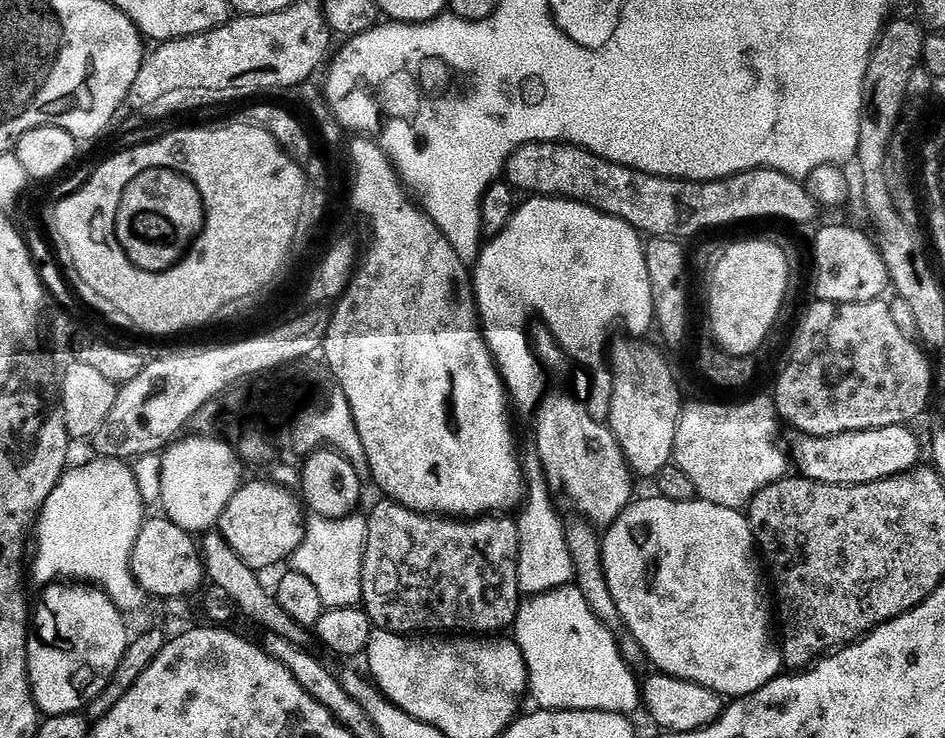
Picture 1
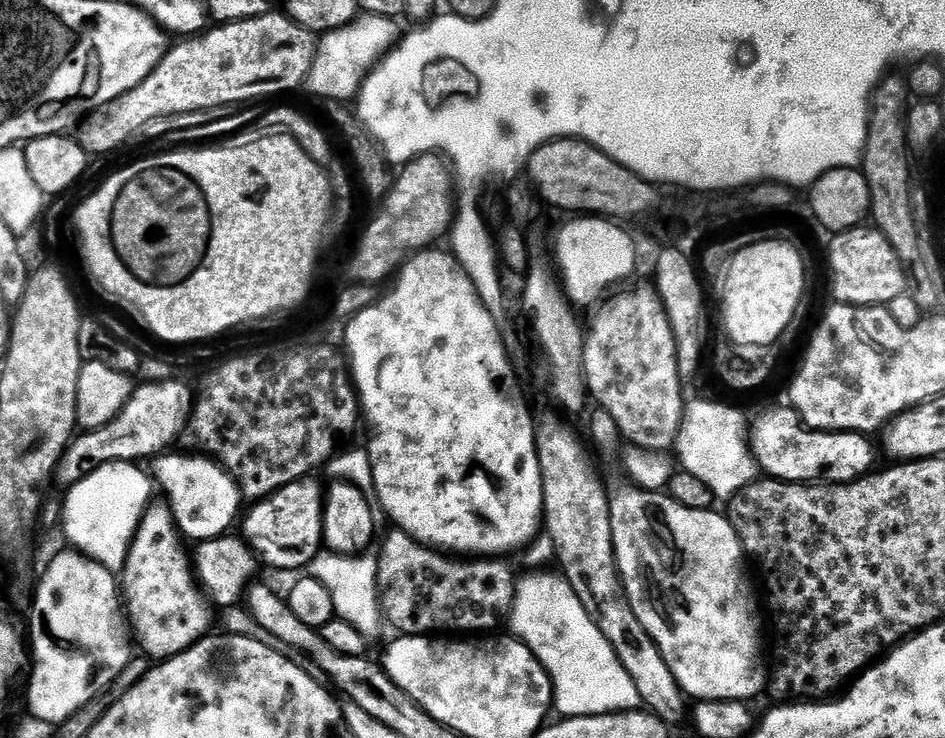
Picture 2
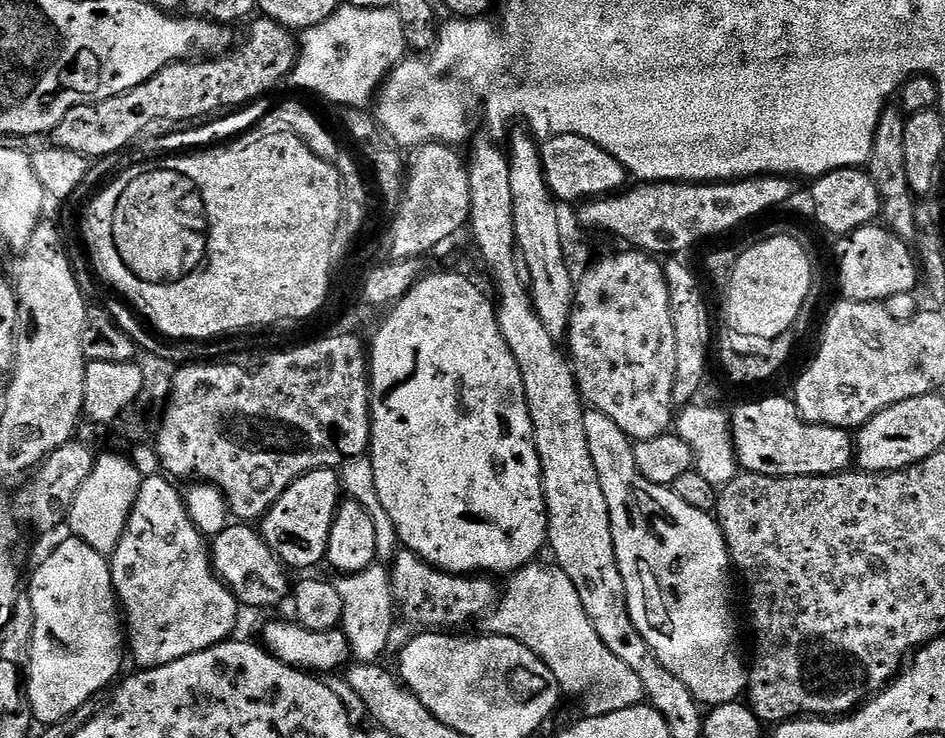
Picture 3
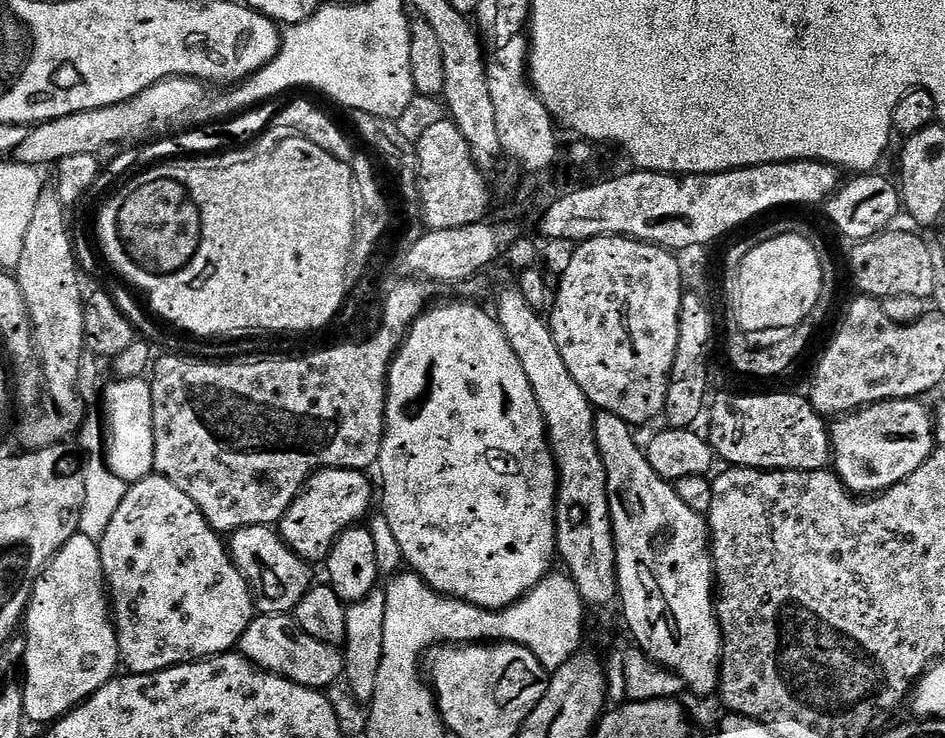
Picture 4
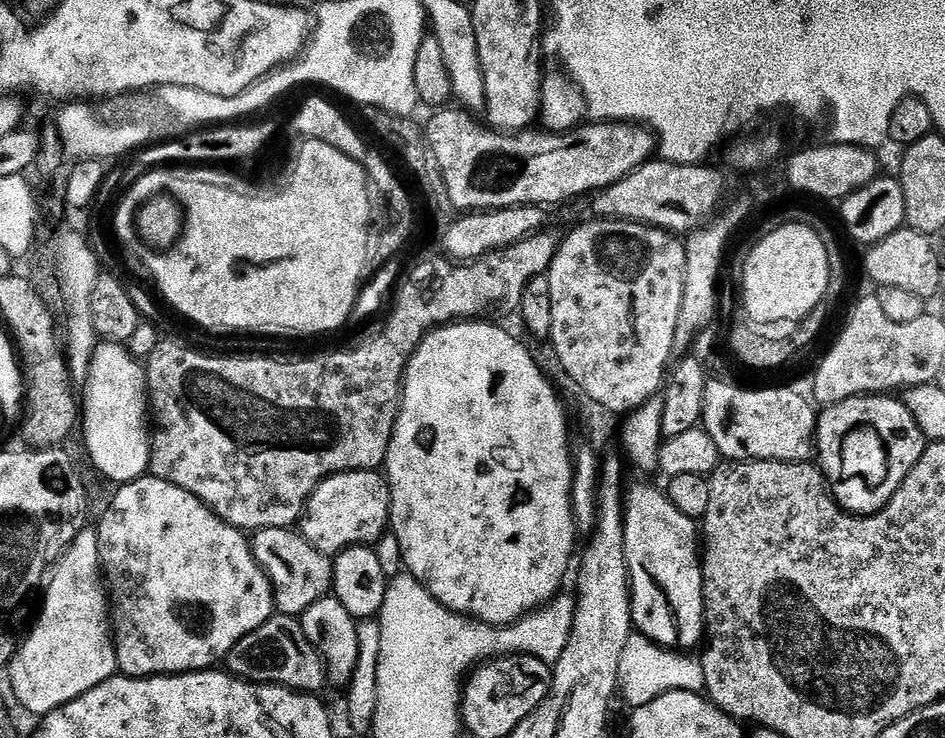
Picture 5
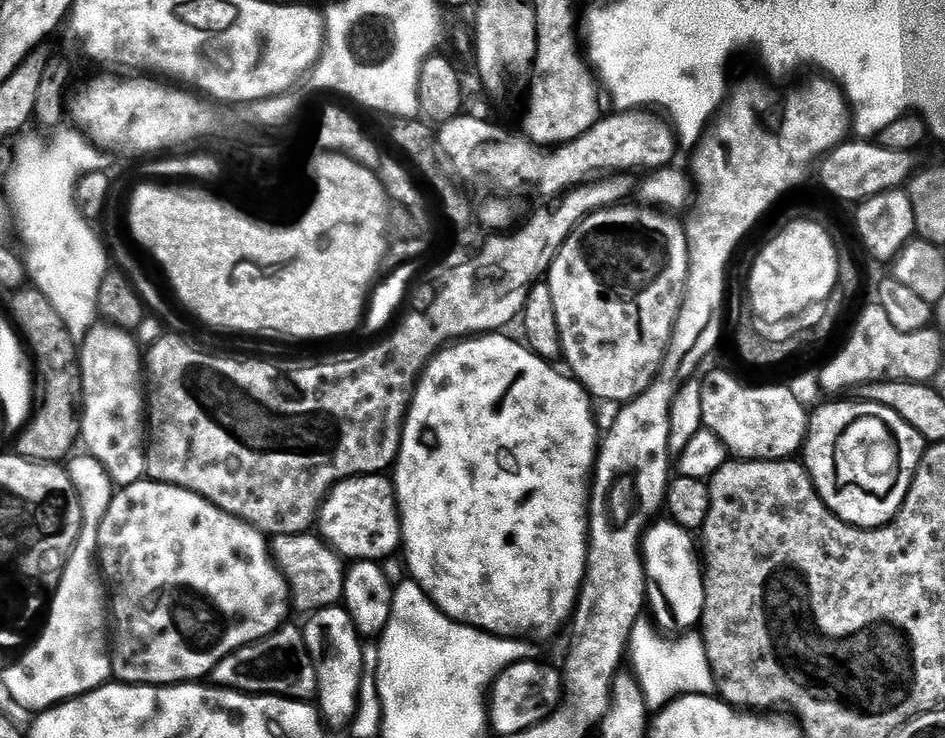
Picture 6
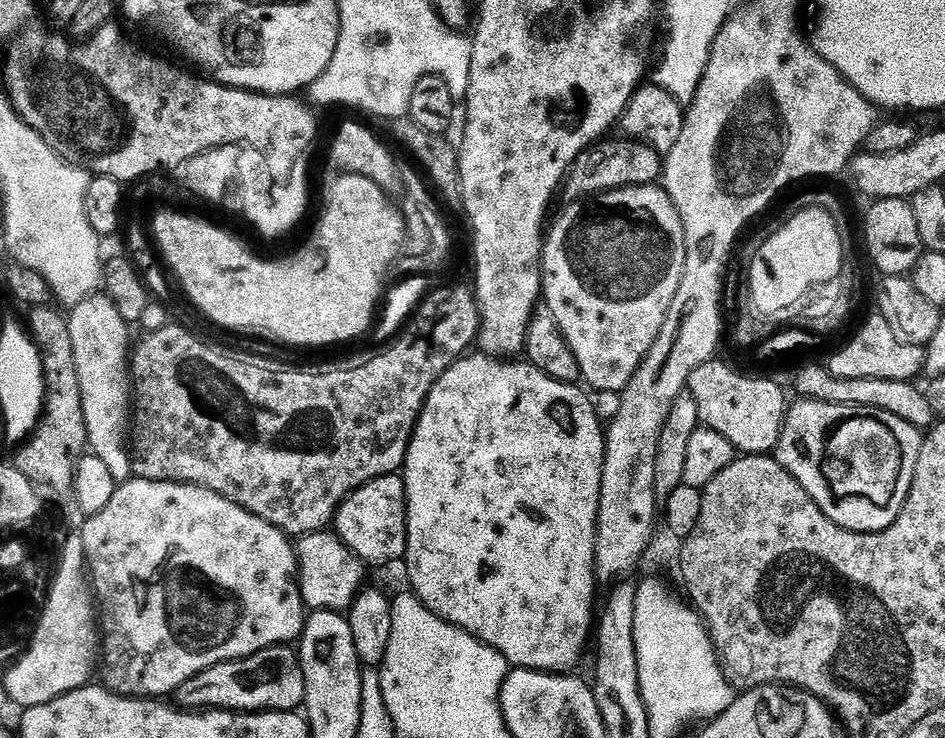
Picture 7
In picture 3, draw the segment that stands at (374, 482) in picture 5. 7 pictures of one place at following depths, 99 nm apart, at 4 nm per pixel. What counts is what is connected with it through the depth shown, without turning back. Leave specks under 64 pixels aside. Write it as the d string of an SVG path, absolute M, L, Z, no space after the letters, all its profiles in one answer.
M331 467L315 468L314 471L298 477L272 503L259 521L258 531L281 564L289 569L312 568L325 559L332 522L341 501L341 477Z

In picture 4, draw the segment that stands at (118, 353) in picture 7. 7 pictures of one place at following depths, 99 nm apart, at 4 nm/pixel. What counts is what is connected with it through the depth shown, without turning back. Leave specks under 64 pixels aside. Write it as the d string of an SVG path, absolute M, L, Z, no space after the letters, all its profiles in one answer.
M125 375L123 378L116 378L112 385L104 392L104 428L108 431L108 456L106 455L106 463L108 469L114 474L118 474L118 478L122 478L125 484L131 486L137 480L153 475L154 469L152 467L152 455L154 454L154 430L152 429L152 386L147 379L139 376Z

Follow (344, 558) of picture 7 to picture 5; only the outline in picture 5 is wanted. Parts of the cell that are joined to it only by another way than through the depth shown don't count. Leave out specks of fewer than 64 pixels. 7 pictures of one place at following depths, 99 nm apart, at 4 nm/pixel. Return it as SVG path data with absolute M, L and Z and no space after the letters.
M264 528L251 537L252 553L268 575L281 616L301 617L314 602L332 592L333 561L323 556L299 531L292 528Z

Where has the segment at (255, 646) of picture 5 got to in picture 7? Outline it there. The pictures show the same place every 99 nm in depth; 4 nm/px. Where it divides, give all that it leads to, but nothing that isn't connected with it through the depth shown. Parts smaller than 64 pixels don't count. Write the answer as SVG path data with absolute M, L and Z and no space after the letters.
M277 646L274 648L267 648L258 654L250 654L241 660L228 660L224 664L215 664L213 668L207 668L204 672L199 672L194 678L190 678L180 689L174 694L174 700L179 707L185 710L227 710L229 712L290 712L299 709L303 705L306 698L306 678L302 674L302 662L300 661L299 651L292 646Z

